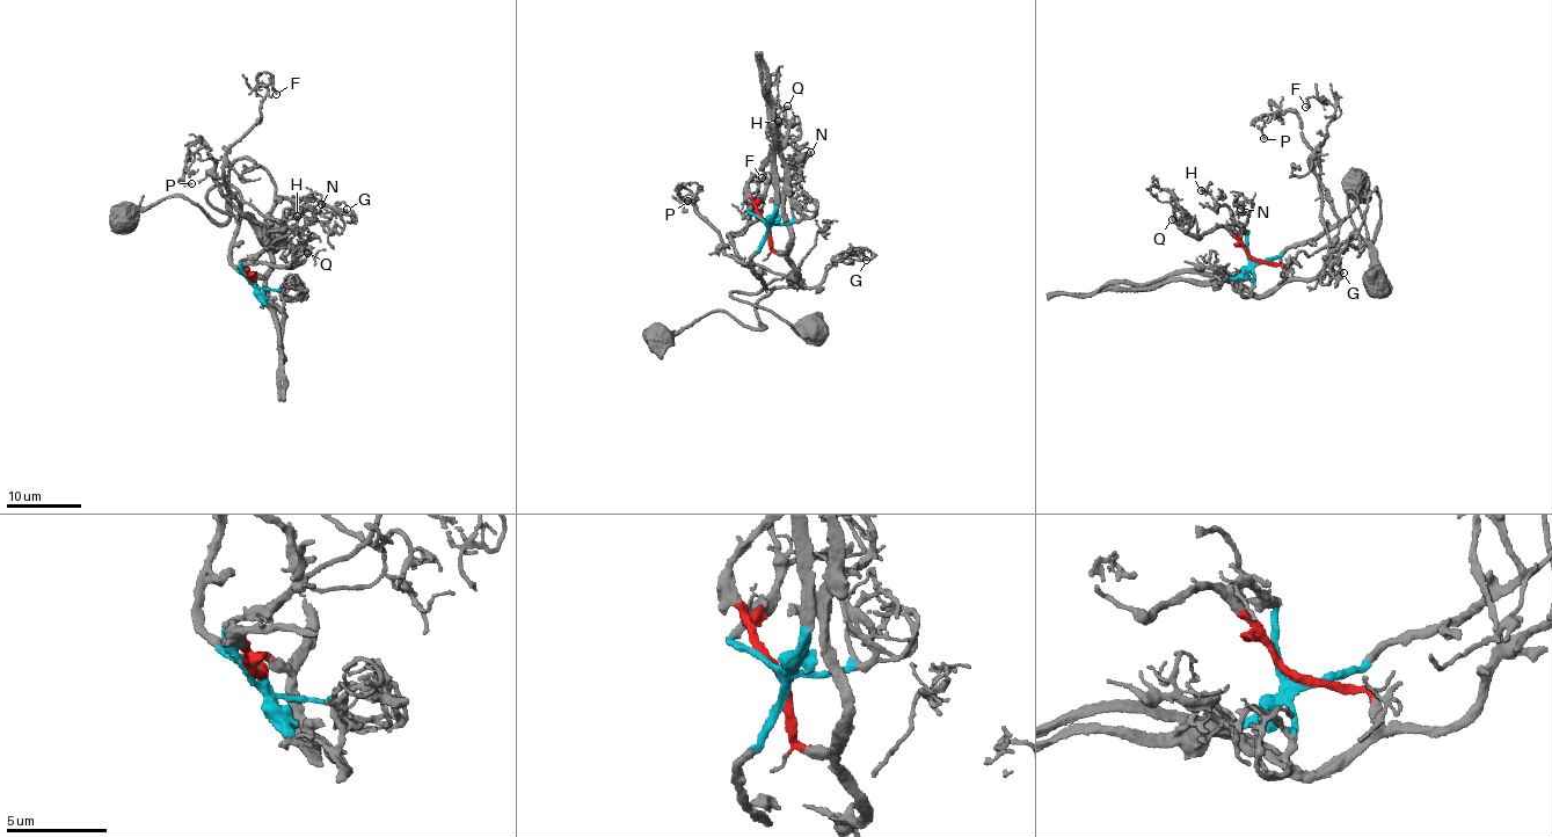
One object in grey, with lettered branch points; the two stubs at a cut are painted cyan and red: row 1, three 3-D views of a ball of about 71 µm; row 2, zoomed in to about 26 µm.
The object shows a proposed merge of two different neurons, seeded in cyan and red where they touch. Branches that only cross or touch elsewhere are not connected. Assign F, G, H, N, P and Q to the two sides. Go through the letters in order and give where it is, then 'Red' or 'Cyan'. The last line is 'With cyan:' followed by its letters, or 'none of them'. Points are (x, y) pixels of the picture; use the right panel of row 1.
F: Place: (1305, 107). Cyan
G: Place: (1343, 273). Red
H: Place: (1201, 190). Cyan
N: Place: (1240, 209). Cyan
P: Place: (1263, 138). Red
Q: Place: (1172, 219). Red
With cyan: F, H, N

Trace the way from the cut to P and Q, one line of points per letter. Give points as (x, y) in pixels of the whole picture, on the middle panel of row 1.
P: (764, 224), (771, 246), (795, 278), (725, 253), (719, 234), (694, 199), (678, 196), (678, 201), (689, 201)
Q: (764, 224), (749, 184), (778, 150), (787, 130), (779, 116), (788, 106)

